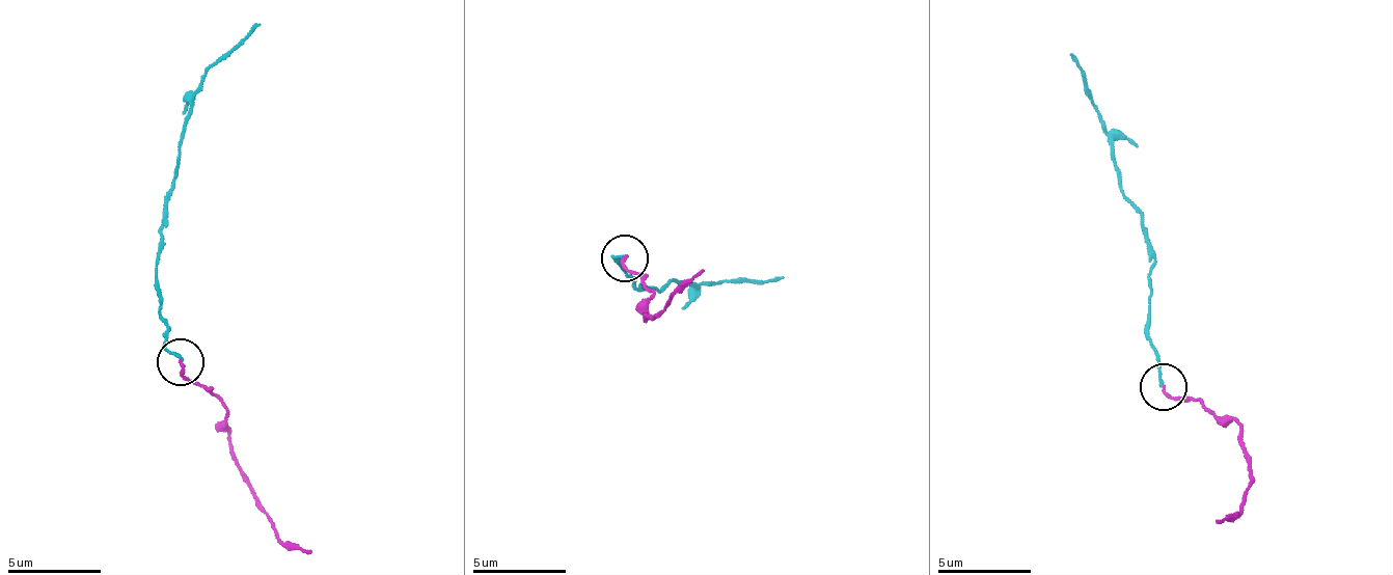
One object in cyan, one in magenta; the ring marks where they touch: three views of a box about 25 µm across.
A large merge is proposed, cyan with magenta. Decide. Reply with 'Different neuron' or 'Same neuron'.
Same neuron

